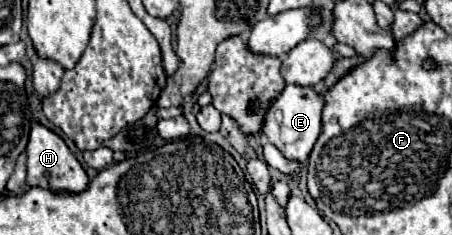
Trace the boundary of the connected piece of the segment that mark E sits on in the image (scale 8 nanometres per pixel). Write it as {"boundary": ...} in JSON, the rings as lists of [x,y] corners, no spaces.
{"boundary":[[[289,84],[283,88],[283,92],[271,102],[261,136],[265,136],[271,144],[277,146],[277,150],[291,162],[299,162],[301,166],[307,164],[309,152],[313,150],[313,144],[317,142],[317,136],[321,134],[321,110],[323,100],[321,94],[317,94],[313,88],[303,88]]]}

